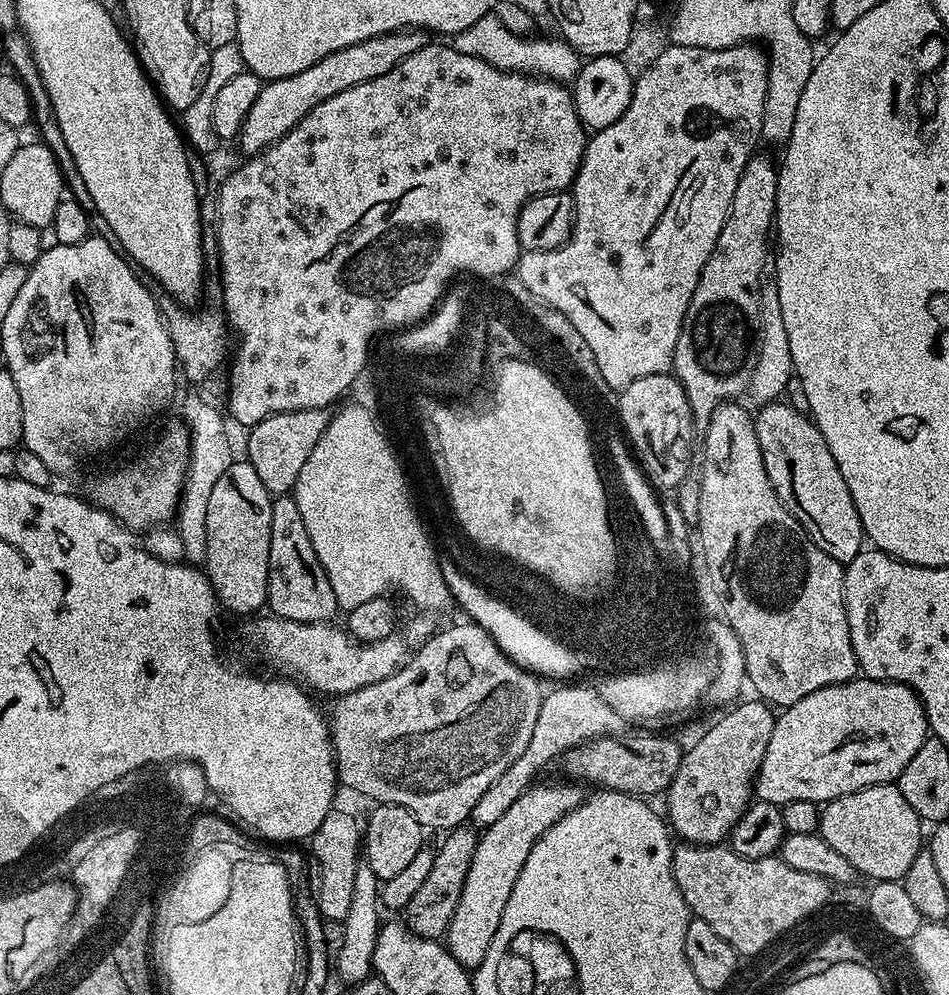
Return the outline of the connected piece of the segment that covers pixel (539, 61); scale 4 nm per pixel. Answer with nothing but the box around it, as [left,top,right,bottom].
[450,14,582,82]

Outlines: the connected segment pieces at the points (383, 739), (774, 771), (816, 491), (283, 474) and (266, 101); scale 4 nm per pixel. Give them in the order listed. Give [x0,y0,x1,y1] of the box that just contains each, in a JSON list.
[[326,622,545,830],[755,678,929,806],[754,403,866,562],[246,408,329,497],[238,28,430,156]]

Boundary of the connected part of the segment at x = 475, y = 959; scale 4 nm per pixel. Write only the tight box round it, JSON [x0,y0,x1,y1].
[446,783,581,970]

